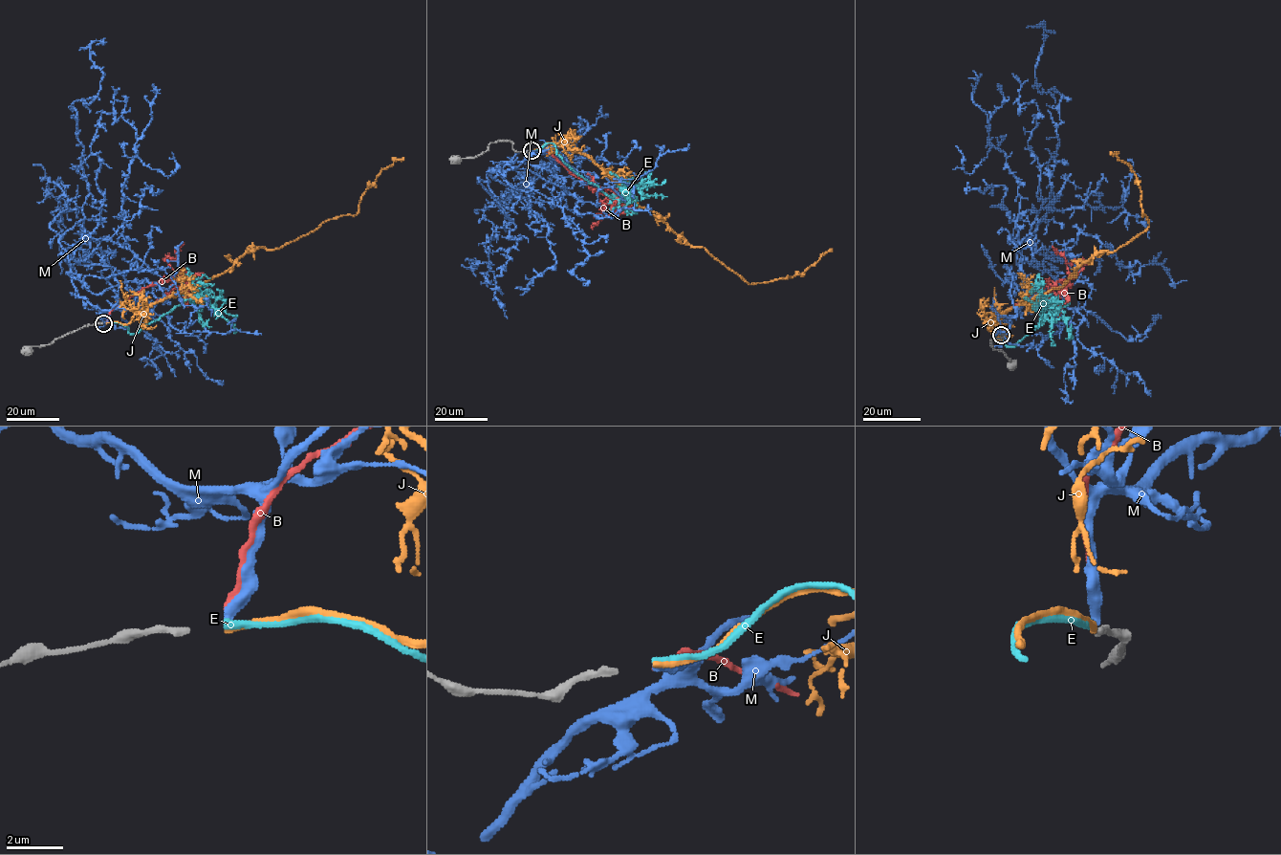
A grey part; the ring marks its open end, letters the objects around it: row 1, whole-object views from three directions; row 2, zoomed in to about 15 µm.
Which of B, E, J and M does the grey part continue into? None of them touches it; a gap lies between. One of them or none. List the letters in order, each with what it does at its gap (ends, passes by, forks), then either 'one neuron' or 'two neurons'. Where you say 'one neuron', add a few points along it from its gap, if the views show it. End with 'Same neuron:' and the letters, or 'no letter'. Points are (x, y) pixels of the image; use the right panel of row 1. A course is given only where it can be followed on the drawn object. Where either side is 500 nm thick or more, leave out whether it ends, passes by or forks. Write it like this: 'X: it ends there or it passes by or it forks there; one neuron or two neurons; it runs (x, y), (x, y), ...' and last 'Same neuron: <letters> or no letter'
B: it ends there; two neurons
E: it ends there; two neurons
J: it ends there; two neurons
M: it ends there; two neurons
Same neuron: no letter

